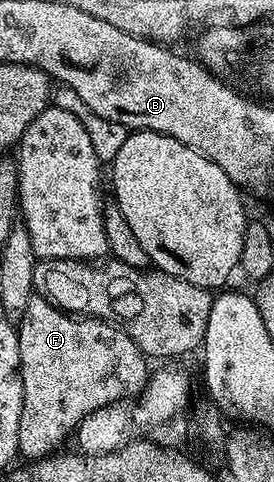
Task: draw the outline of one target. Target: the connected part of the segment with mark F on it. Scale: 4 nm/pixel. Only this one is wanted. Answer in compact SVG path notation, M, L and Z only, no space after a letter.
M35 293L29 298L27 309L23 313L21 322L16 324L17 340L19 341L19 357L21 358L21 380L23 381L23 413L19 417L19 445L18 452L22 456L26 455L26 460L40 461L50 453L56 452L57 447L65 438L72 436L76 432L77 426L83 422L87 415L95 413L99 409L109 407L113 403L132 400L134 397L141 394L146 383L149 382L151 374L150 364L147 362L147 356L137 348L133 338L125 332L125 328L113 321L105 319L95 319L92 317L74 317L67 311L60 311L57 306L50 303L44 295Z

